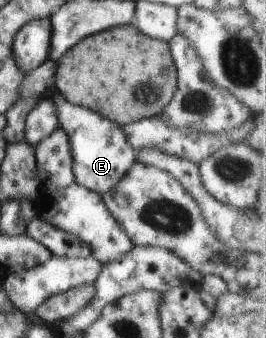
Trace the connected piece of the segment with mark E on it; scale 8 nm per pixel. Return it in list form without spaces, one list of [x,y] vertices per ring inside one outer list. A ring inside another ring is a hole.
[[[52,86],[48,94],[54,101],[58,125],[64,129],[71,141],[73,161],[73,175],[75,183],[98,196],[109,194],[111,190],[128,174],[128,171],[137,161],[136,153],[128,143],[124,130],[108,119],[100,119],[98,113],[90,109],[80,109],[80,105],[72,105],[64,99]]]

